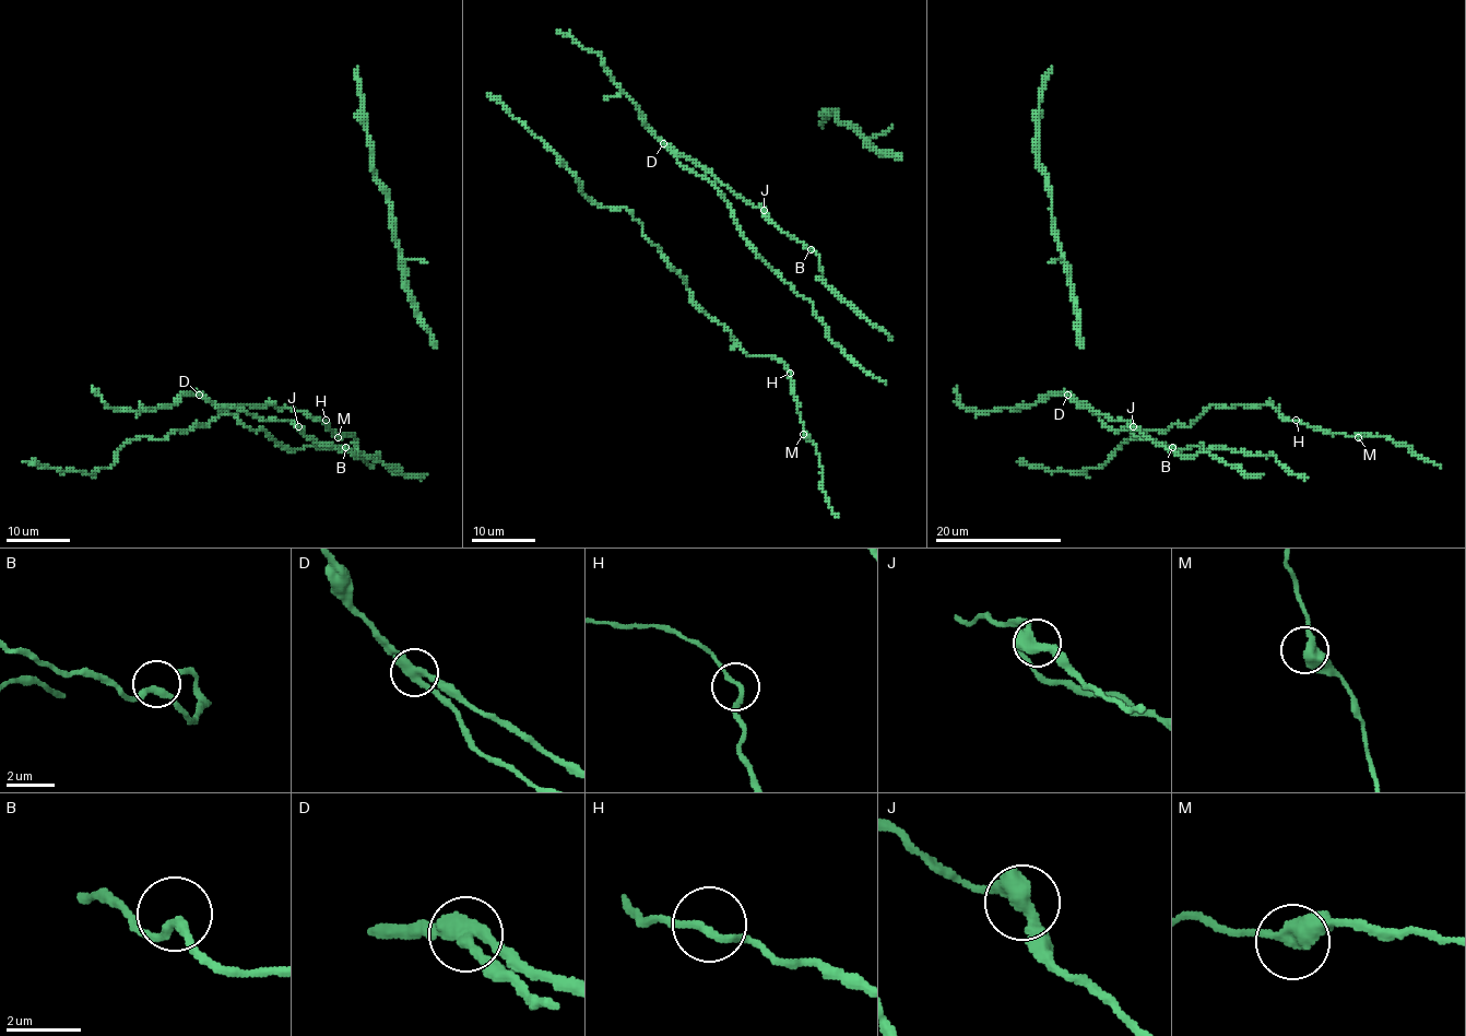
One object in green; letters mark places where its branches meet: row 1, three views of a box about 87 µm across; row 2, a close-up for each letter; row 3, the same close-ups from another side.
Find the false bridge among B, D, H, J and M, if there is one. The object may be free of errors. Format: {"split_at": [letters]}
{"split_at": ["D"]}

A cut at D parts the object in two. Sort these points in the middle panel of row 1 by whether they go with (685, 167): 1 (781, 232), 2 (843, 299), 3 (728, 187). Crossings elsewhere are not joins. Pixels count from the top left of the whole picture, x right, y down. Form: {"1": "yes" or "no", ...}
{"1": "no", "2": "no", "3": "no"}

